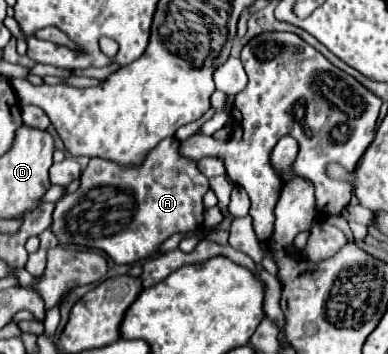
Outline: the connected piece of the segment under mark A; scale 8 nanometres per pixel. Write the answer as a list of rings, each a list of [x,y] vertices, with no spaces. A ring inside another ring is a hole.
[[[169,137],[169,139],[163,139],[151,153],[149,157],[145,159],[145,163],[141,167],[119,167],[115,163],[109,163],[105,159],[91,159],[89,165],[83,169],[81,173],[81,179],[79,179],[79,189],[73,193],[73,195],[67,195],[63,199],[57,201],[57,207],[53,211],[53,225],[51,229],[57,233],[59,237],[59,243],[61,245],[67,245],[67,243],[73,243],[73,245],[79,245],[79,247],[87,247],[87,249],[99,249],[99,251],[105,251],[115,263],[137,263],[141,259],[147,259],[151,255],[157,253],[159,245],[169,239],[171,235],[175,233],[181,233],[181,231],[195,231],[197,227],[203,225],[203,195],[209,191],[209,179],[205,175],[201,175],[201,171],[197,169],[197,161],[193,159],[181,159],[181,141],[175,139],[175,137]]]

